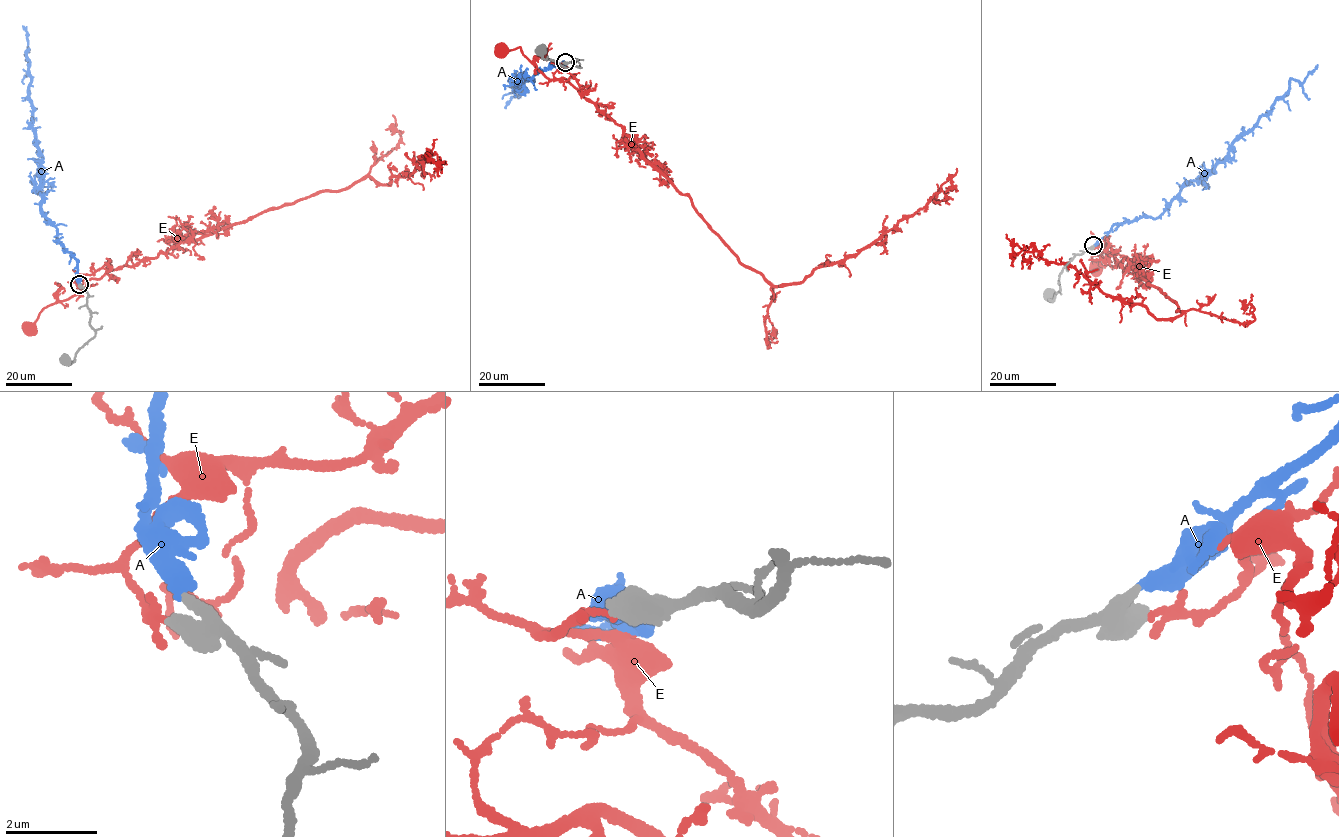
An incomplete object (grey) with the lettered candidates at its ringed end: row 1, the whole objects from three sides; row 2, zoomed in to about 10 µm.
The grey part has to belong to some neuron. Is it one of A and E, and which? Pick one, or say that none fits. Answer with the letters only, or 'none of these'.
A

